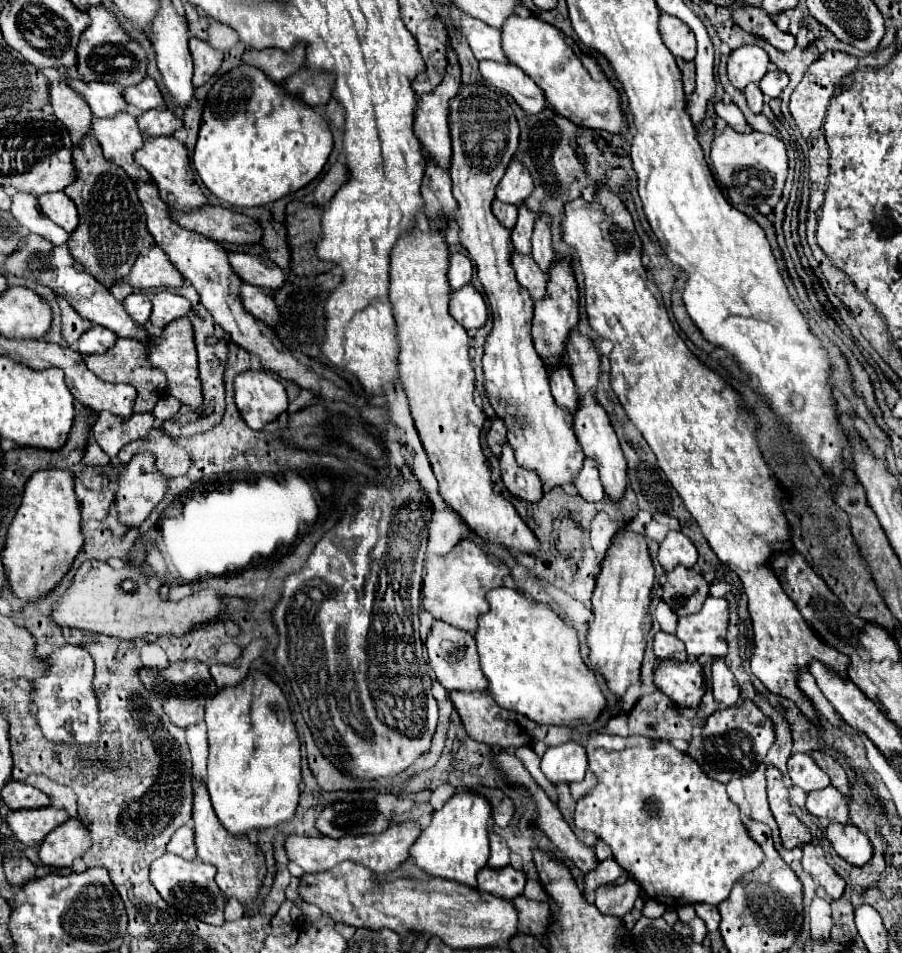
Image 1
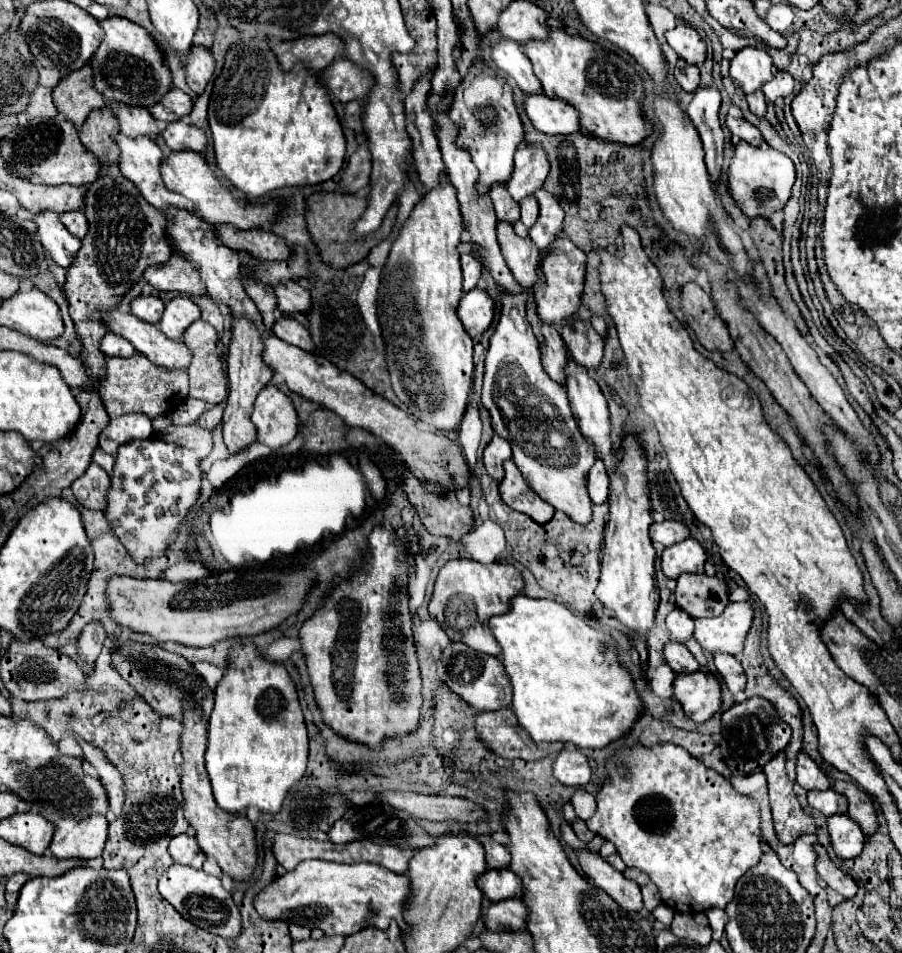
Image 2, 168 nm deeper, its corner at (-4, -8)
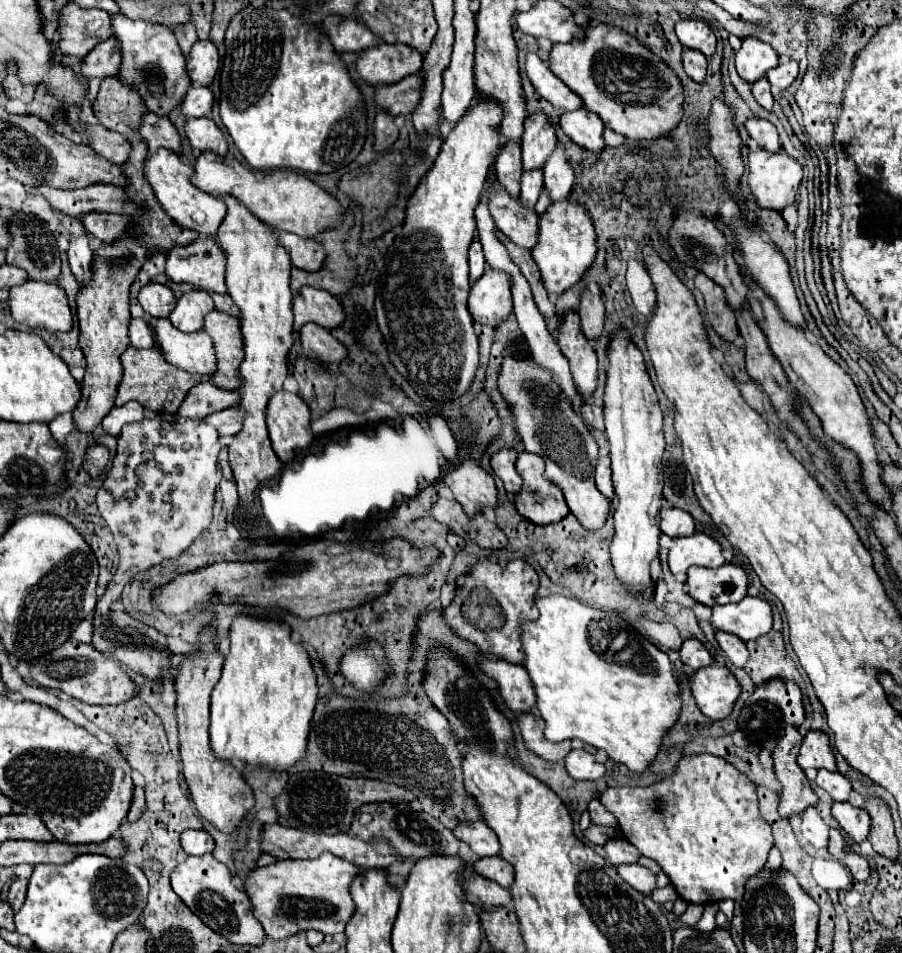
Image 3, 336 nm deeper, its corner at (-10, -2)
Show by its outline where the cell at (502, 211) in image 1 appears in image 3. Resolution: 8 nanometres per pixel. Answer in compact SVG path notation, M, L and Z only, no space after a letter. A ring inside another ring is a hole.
M508 143L504 151L496 157L496 177L506 187L512 197L520 195L520 177L522 177L522 149L520 143Z

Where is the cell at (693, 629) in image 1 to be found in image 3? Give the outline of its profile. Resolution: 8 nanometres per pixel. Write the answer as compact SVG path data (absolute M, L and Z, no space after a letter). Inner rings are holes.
M744 597L740 603L716 605L710 621L716 629L734 633L742 641L750 641L772 629L772 607L764 599Z

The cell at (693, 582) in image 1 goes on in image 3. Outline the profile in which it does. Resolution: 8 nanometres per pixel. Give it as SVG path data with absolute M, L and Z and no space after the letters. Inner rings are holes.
M724 563L716 569L690 567L688 571L688 595L702 605L726 605L738 603L746 597L748 575L742 567Z

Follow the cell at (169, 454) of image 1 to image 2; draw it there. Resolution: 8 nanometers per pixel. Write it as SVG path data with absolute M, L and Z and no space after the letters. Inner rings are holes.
M170 425L162 433L154 435L162 441L174 441L176 445L182 445L198 455L198 459L206 459L212 451L212 435L210 429L202 429L198 425Z

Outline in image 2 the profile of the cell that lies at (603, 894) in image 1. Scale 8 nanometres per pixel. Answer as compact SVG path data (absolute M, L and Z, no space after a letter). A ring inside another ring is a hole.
M576 851L578 863L588 879L594 881L598 889L608 893L622 909L626 911L640 911L642 909L642 895L640 887L634 881L628 881L620 871L616 871L610 863L606 863L598 853L590 851Z

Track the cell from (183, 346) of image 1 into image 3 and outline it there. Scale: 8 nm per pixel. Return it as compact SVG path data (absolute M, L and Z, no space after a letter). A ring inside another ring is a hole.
M212 311L206 315L204 331L212 337L218 357L218 371L212 377L212 383L220 389L238 389L238 371L244 361L240 319L222 311Z

